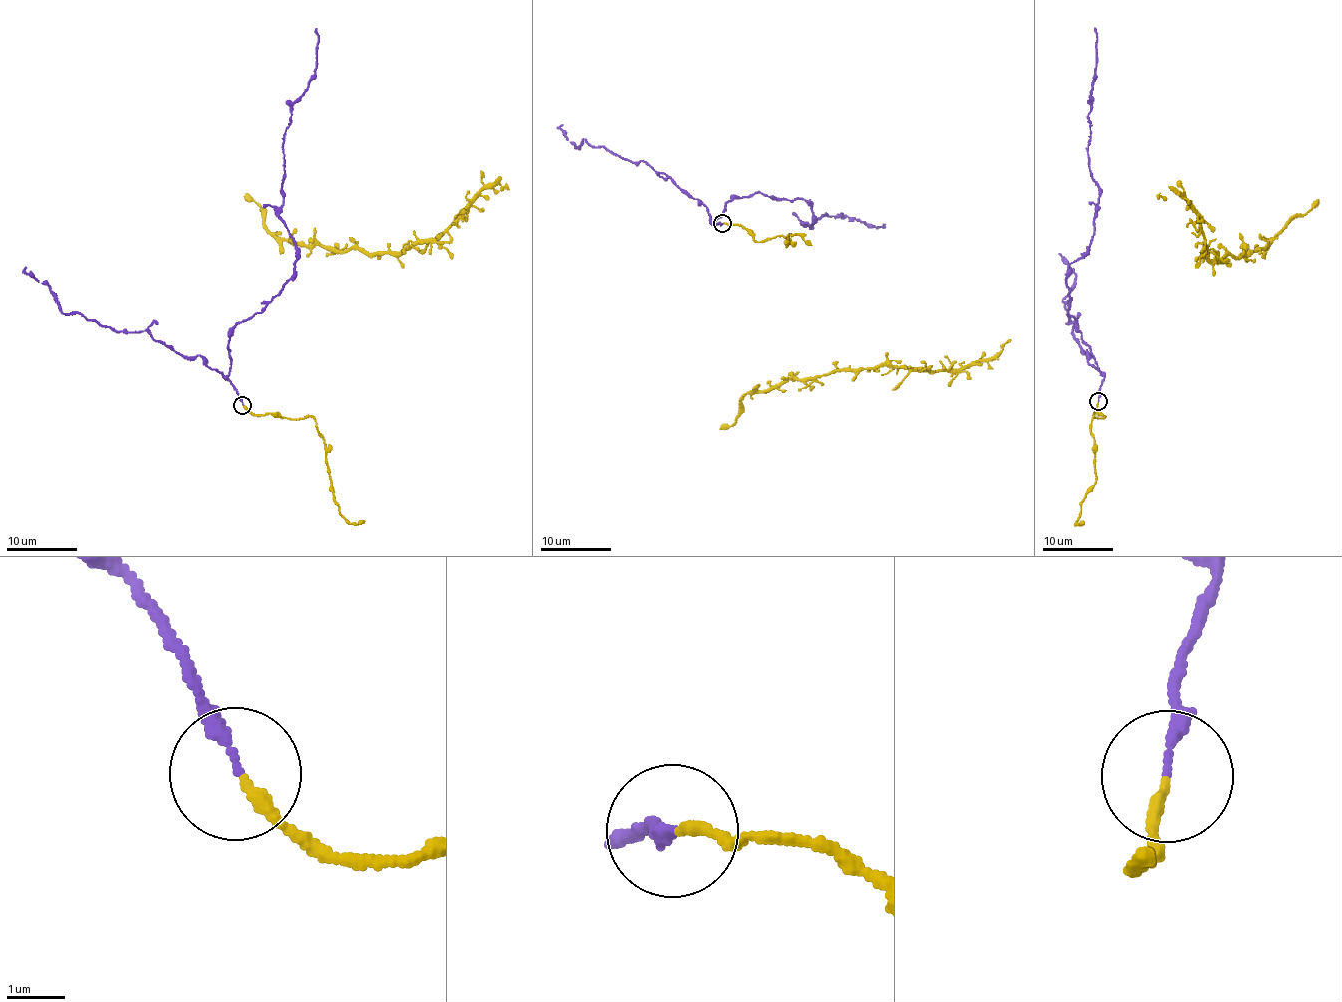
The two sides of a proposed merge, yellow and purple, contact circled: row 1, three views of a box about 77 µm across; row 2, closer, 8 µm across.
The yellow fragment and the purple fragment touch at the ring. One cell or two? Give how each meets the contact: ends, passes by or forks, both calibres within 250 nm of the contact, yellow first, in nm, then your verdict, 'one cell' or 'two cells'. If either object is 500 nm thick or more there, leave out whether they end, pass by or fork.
yellow ends; purple ends; calibres 200 and 180 nm; one cell

